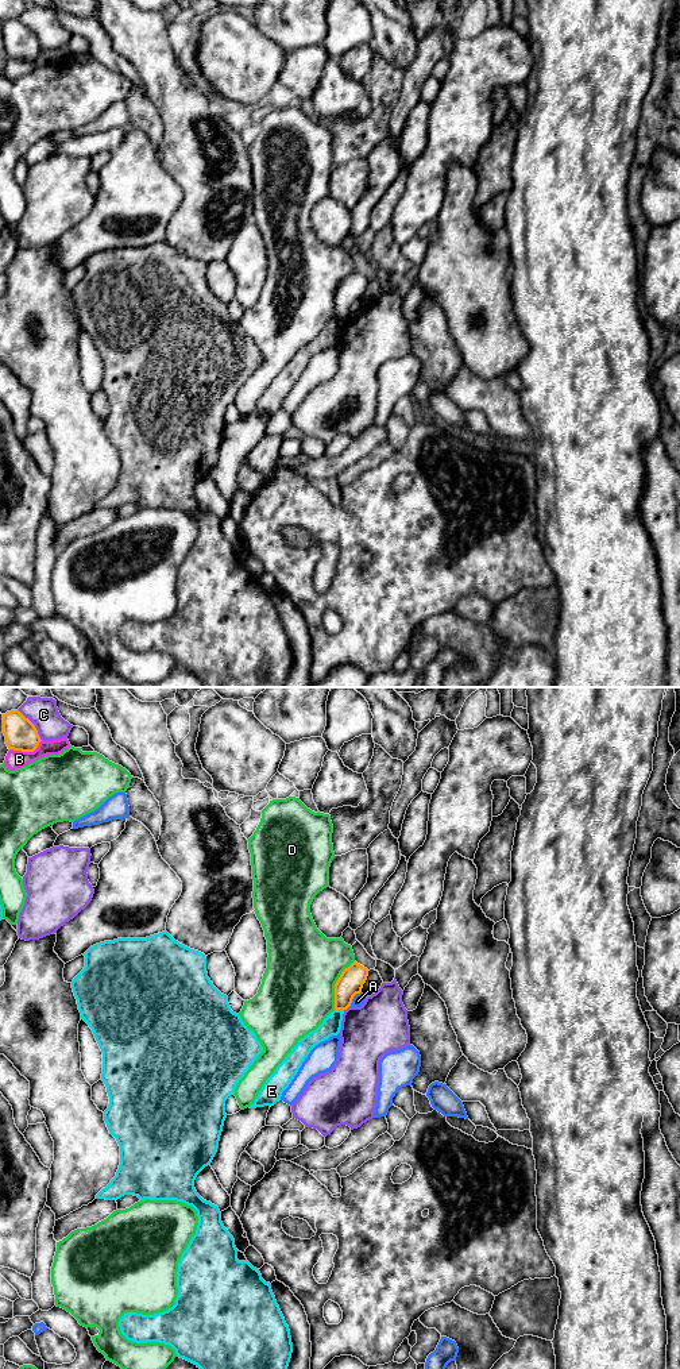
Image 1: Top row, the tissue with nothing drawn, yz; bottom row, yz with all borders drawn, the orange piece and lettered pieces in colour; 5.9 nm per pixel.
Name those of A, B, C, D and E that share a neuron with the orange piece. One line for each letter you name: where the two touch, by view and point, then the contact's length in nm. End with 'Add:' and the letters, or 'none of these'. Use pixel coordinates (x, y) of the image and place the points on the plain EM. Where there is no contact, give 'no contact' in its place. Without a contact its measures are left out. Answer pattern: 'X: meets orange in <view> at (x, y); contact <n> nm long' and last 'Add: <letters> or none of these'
Add: none of these

